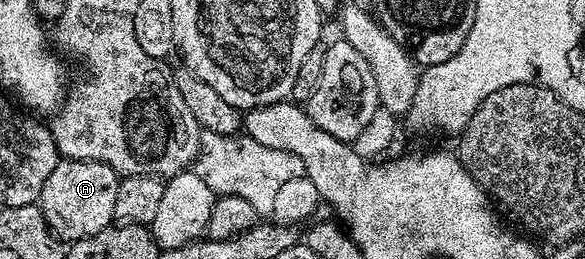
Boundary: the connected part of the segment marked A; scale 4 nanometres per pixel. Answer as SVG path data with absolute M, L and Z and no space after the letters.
M61 159L56 162L54 171L50 171L46 183L42 183L38 204L46 223L61 242L81 241L113 224L120 179L114 167L101 161Z

